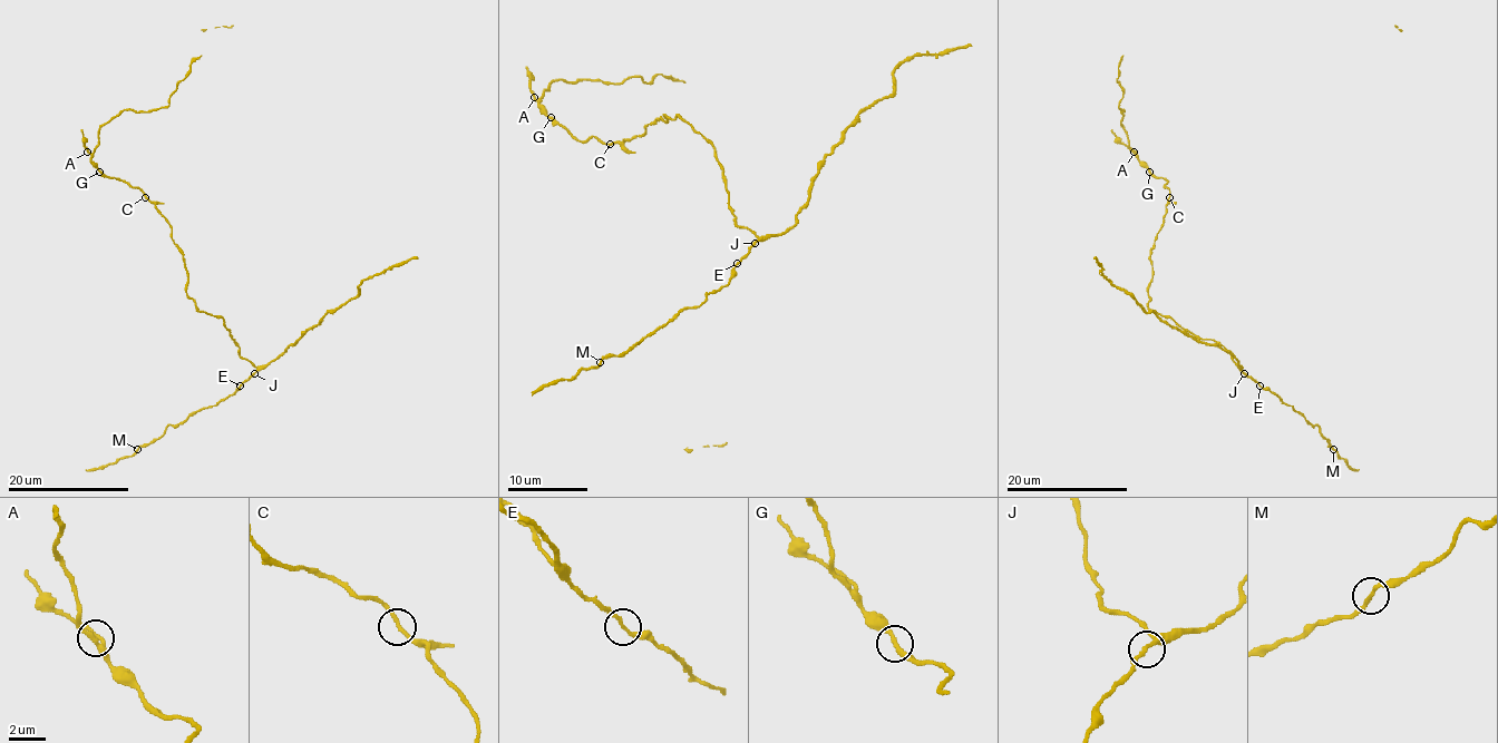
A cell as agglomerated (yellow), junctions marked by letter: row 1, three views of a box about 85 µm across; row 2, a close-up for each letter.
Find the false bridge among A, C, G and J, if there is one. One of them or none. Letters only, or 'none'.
none

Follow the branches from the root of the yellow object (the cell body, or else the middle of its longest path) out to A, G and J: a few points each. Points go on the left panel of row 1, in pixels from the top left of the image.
A: (145, 195), (137, 188), (104, 174), (87, 152)
G: (145, 195), (137, 188), (106, 177), (99, 172)
J: (145, 195), (169, 224), (184, 257), (186, 294), (200, 310), (223, 320), (239, 354), (256, 369), (254, 373)

